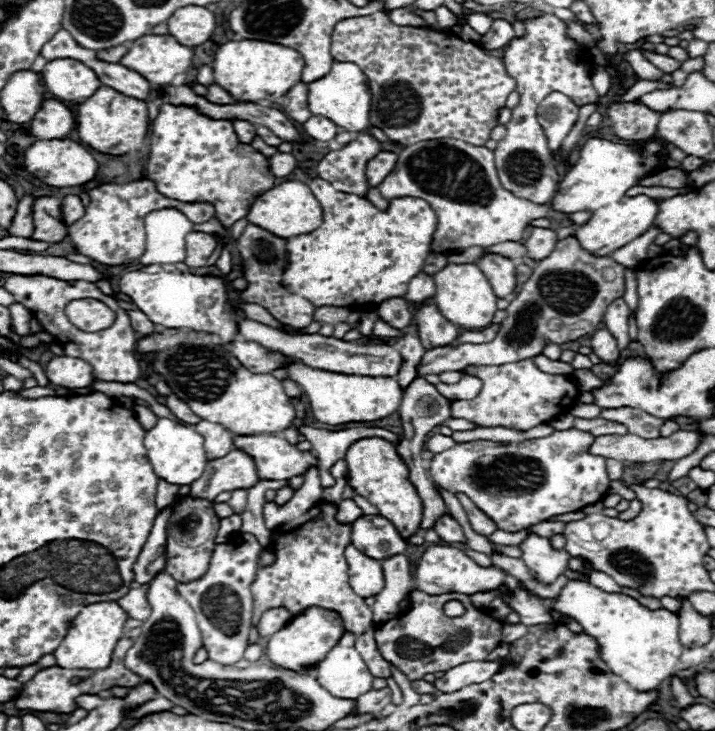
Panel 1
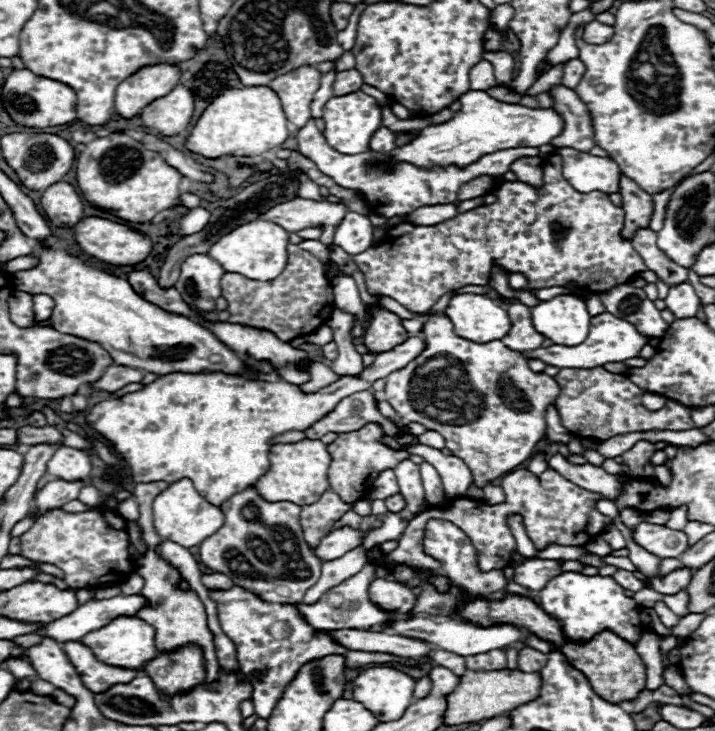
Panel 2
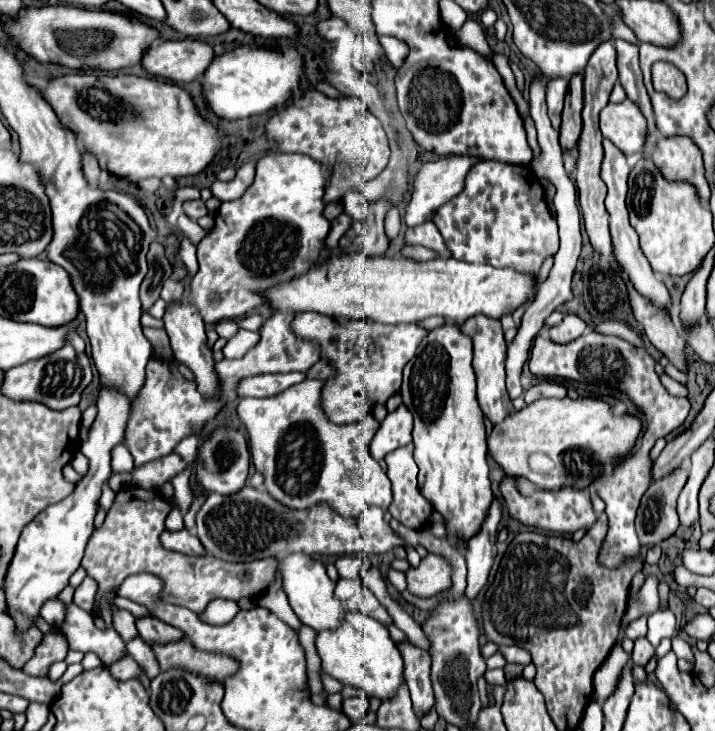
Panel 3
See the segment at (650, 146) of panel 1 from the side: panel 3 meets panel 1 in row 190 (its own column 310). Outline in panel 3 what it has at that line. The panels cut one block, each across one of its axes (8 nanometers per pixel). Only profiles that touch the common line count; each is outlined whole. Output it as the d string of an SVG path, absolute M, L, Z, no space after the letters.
M286 554L286 556L276 558L276 560L278 560L280 578L282 578L282 588L288 596L292 610L298 614L300 622L308 624L316 632L336 626L336 622L340 622L344 606L340 600L334 598L334 586L336 584L328 578L324 564L310 558L308 554Z

